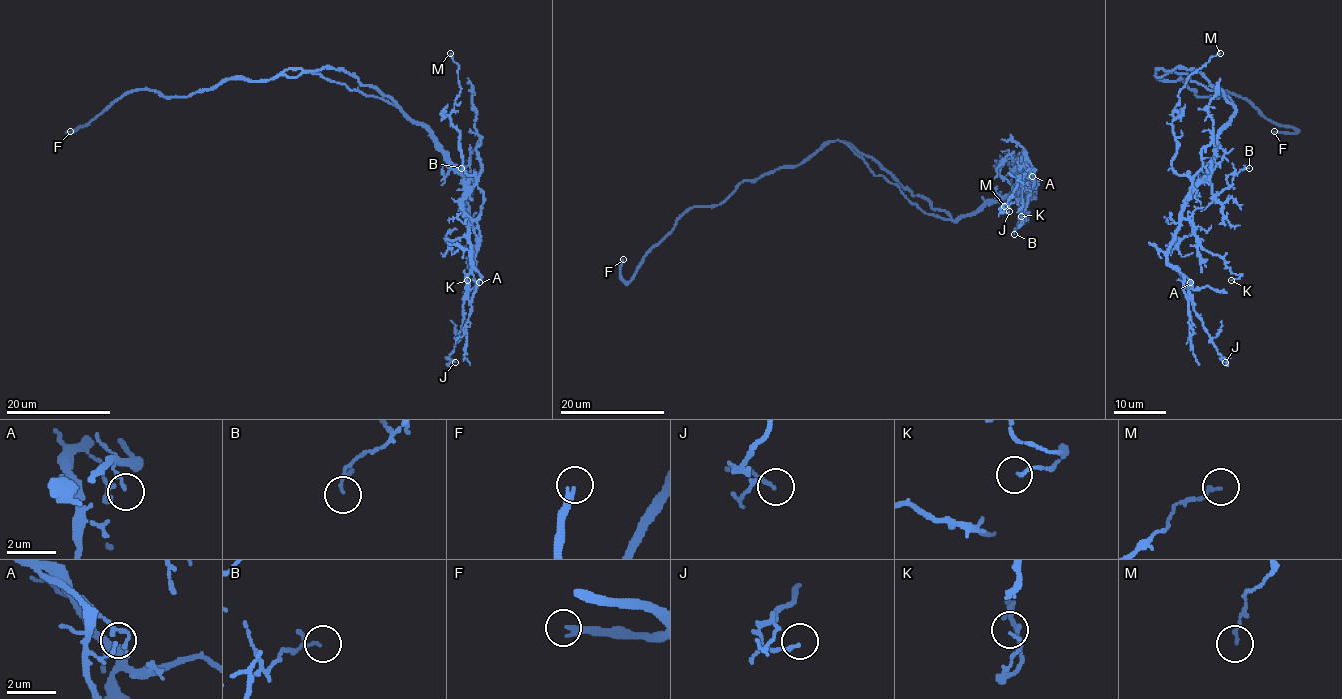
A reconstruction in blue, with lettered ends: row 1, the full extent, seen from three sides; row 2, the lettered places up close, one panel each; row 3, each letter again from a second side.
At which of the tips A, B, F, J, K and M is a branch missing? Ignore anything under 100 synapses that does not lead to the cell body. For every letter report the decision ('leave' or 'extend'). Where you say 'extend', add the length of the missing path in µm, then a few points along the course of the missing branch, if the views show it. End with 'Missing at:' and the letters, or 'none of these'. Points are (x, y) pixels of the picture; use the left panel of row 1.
A: leave
B: leave
F: extend; about 70 µm are missing; missing branch runs (70, 131), (74, 124), (75, 127), (89, 134), (98, 147), (98, 138), (81, 139), (76, 144), (81, 160)
J: leave
K: leave
M: leave
Missing at: F

